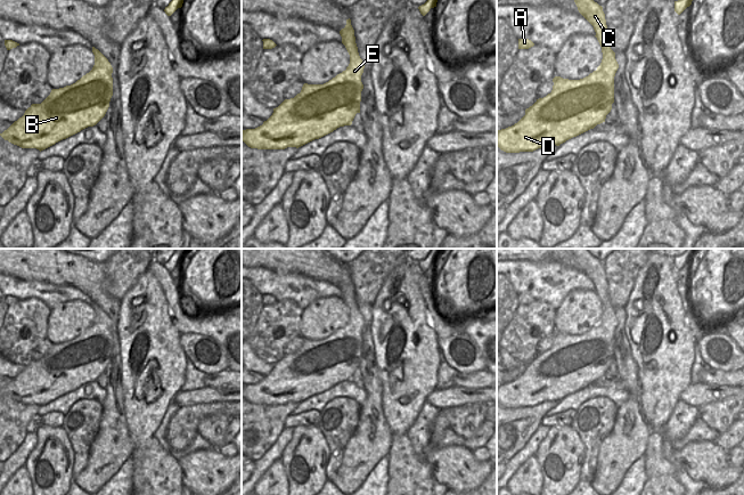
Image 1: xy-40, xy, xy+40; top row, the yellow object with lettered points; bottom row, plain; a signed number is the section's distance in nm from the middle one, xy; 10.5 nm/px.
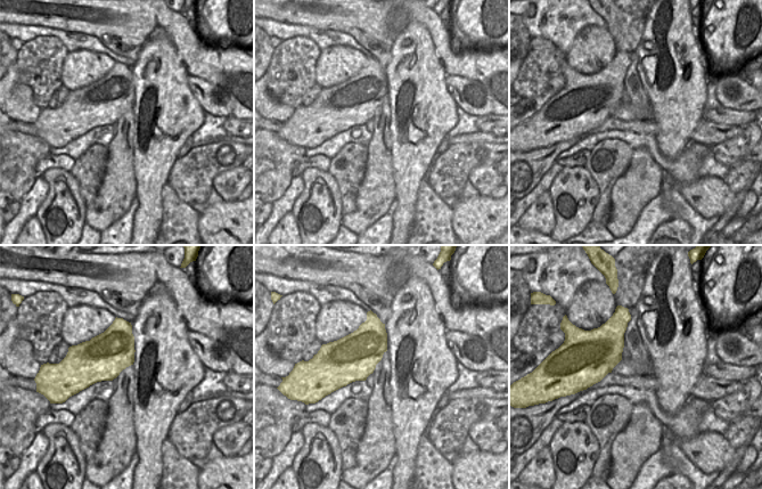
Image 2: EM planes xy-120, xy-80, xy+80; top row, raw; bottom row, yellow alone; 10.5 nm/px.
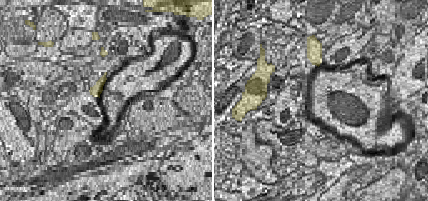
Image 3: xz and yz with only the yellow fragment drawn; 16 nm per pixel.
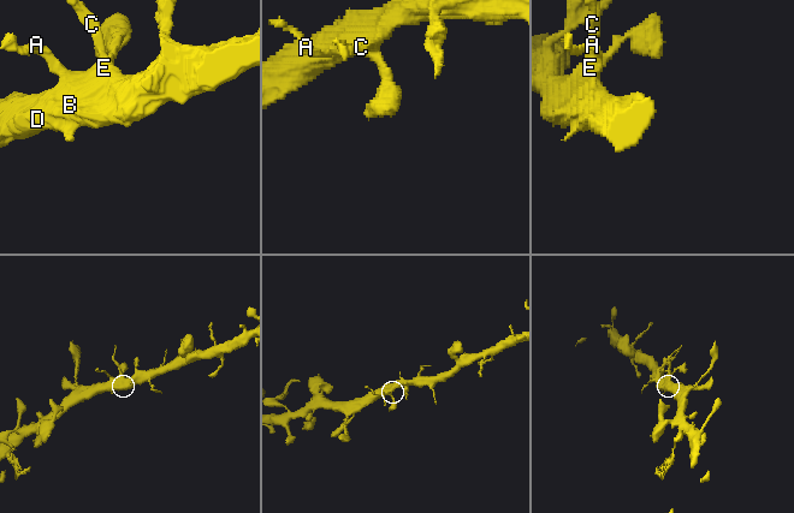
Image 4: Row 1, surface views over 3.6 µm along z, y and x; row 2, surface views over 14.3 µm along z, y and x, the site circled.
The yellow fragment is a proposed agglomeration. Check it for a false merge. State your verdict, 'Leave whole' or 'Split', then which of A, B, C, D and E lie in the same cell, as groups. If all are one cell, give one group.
Leave whole. Groups: A B C D E

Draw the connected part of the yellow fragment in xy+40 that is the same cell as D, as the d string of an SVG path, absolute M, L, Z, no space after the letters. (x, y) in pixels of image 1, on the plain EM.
M570 249L579 268L594 282L596 293L602 302L603 315L596 326L580 335L569 335L561 332L553 334L550 349L525 365L525 371L514 381L497 386L497 401L506 408L533 407L547 400L556 400L577 392L597 380L605 378L606 371L614 358L614 332L619 324L615 308L610 301L610 291L603 262L587 249Z

